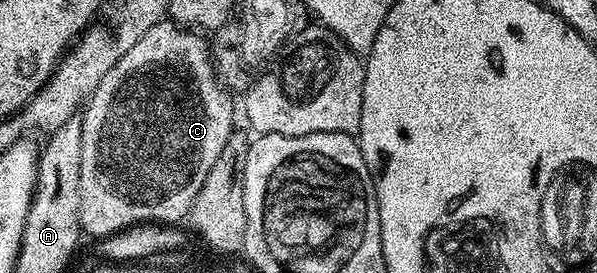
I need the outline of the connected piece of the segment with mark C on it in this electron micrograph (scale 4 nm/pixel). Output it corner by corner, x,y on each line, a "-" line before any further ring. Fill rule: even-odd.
164,21
153,25
153,29
149,29
149,33
145,33
145,37
141,37
141,41
137,41
137,45
133,45
133,49
129,49
129,53
125,53
125,57
121,57
121,61
117,61
117,65
113,65
113,69
109,69
109,73
105,73
105,77
101,77
101,81
97,85
97,89
91,94
85,106
81,111
81,185
79,186
79,226
84,232
87,231
94,237
104,237
117,234
119,231
125,230
135,224
152,223
152,224
170,224
175,225
180,221
188,218
193,201
197,197
197,193
201,189
201,185
205,185
205,177
209,177
209,169
213,169
213,161
217,161
217,157
221,157
221,149
225,149
227,143
232,142
231,130
235,127
235,111
237,115
237,107
231,104
232,92
221,82
216,72
215,64
211,62
211,49
208,40
204,38
198,30
188,29
174,21

